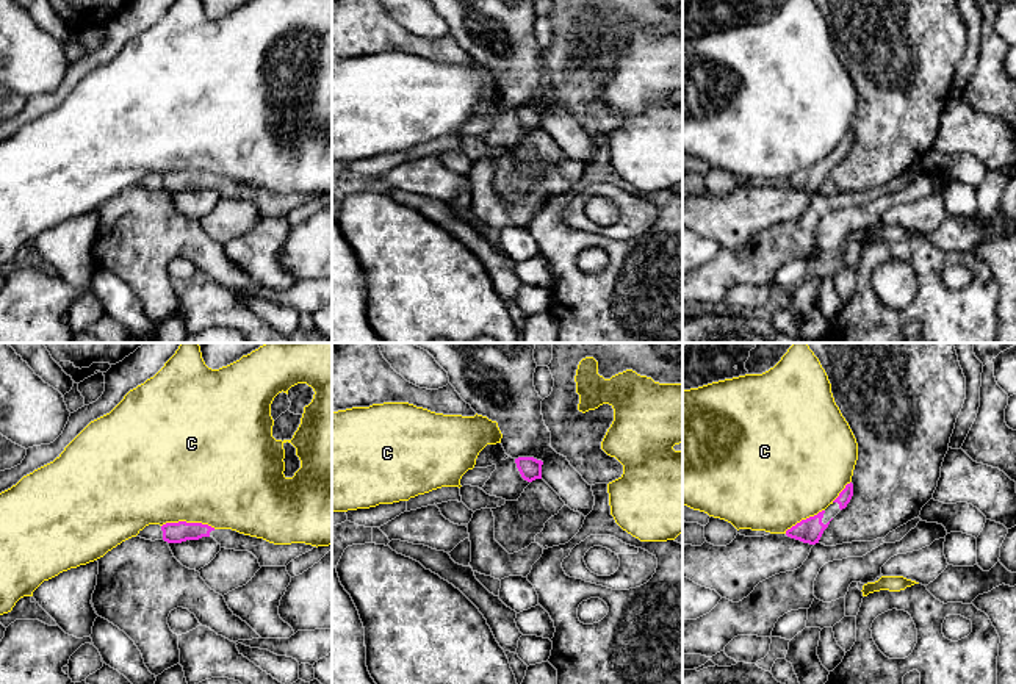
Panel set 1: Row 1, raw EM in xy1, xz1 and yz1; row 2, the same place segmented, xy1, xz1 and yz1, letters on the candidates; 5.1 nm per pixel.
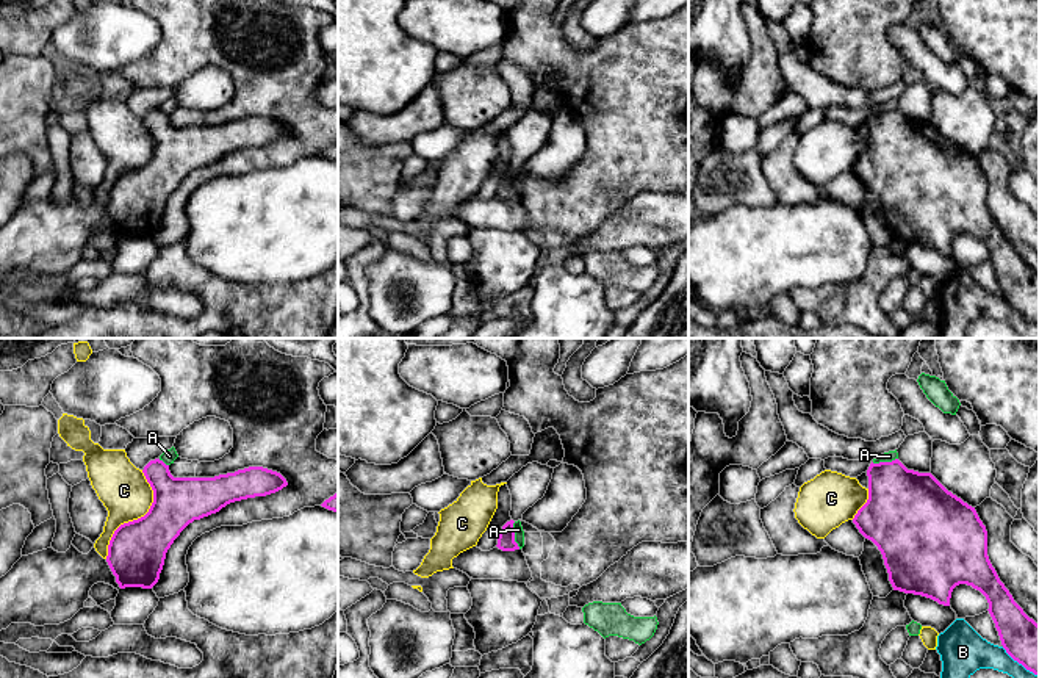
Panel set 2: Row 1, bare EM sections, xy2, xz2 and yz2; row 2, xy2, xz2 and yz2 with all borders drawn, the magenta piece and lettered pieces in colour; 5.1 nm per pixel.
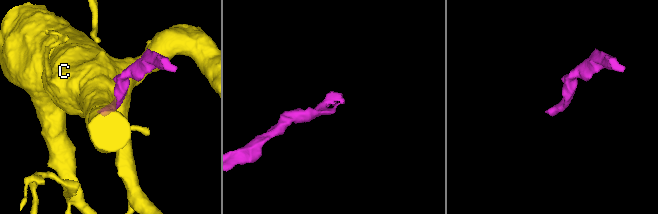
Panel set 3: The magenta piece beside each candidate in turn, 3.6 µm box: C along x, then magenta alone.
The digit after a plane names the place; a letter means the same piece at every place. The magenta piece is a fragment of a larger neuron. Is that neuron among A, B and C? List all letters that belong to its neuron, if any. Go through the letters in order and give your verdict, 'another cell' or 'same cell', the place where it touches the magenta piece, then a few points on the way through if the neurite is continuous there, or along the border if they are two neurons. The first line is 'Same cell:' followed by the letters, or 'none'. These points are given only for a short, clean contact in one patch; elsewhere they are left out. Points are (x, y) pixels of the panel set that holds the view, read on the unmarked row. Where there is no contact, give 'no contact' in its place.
Same cell: none
A: another cell; meets magenta in xz2 at (514, 185); border along xz2 (514, 171), (514, 190), (520, 198)
B: another cell; meets magenta in yz2 at (1021, 312)
C: another cell; meets magenta in xy2 at (138, 168)

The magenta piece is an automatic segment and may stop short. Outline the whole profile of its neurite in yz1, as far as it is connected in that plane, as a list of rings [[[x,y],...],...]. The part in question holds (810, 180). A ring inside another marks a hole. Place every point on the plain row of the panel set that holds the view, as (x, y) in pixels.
[[[847,133],[839,146],[822,161],[806,169],[802,169],[795,175],[786,180],[786,185],[803,193],[816,194],[819,193],[823,180],[828,177],[830,171],[847,157],[853,146],[853,133]]]

